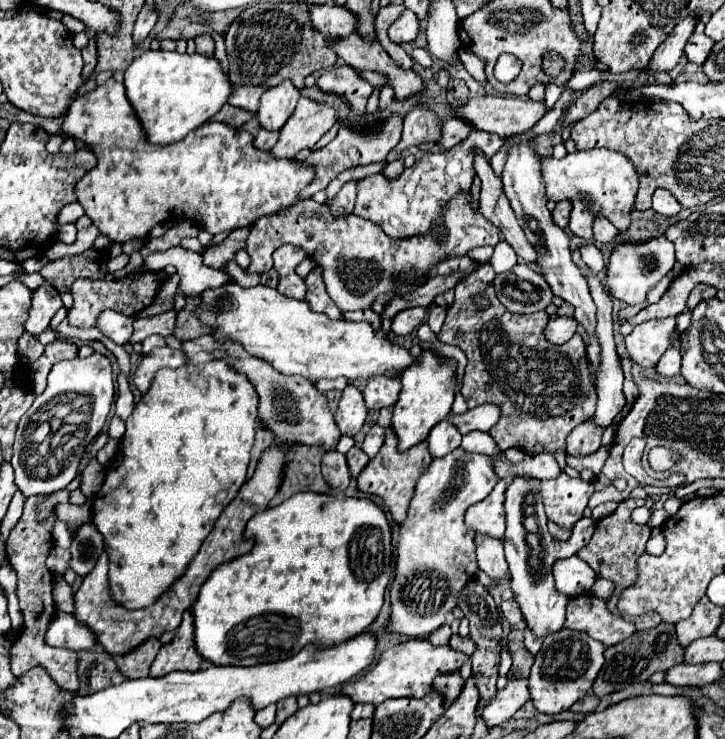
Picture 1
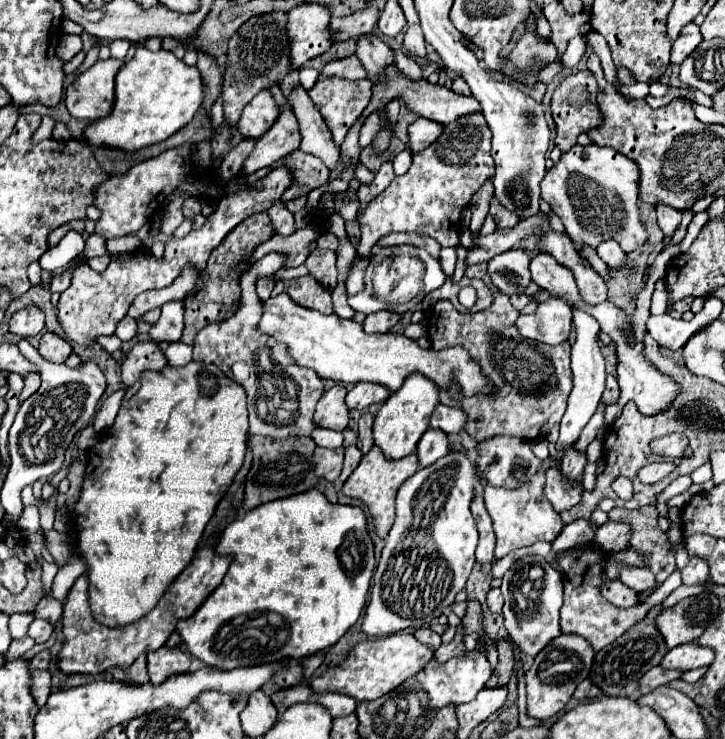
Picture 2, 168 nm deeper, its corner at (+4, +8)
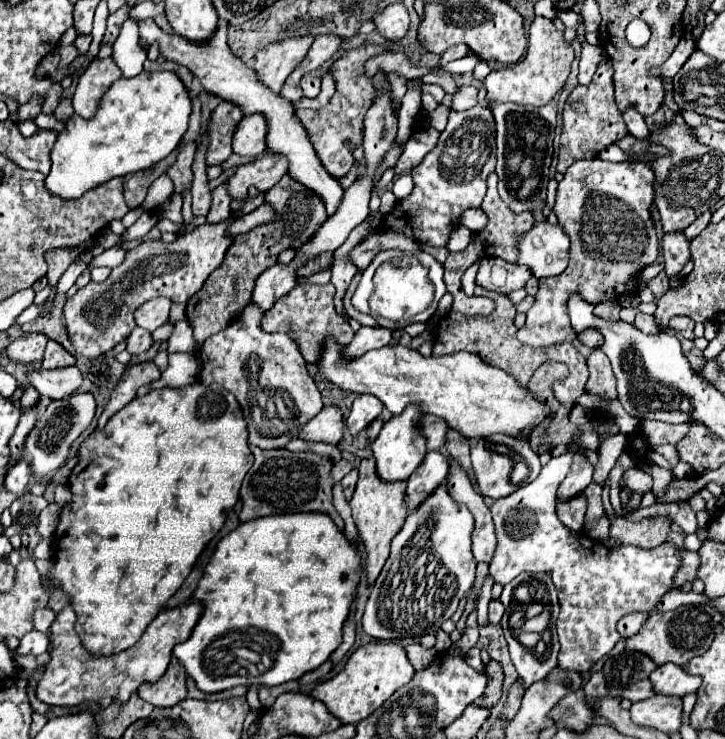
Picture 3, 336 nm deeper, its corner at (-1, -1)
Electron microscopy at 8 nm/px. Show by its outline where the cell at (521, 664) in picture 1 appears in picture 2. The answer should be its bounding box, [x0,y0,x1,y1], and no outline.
[487,640,513,688]

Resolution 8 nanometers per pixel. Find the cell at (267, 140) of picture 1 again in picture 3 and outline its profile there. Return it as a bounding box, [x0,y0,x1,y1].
[208,181,232,223]

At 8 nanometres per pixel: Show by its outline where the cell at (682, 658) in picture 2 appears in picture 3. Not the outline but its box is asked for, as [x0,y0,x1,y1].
[650,663,702,697]

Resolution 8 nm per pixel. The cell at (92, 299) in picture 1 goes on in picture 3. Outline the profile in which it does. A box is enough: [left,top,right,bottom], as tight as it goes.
[64,215,236,359]

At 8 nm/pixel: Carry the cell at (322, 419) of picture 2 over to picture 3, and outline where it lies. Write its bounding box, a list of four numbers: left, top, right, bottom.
[302,405,344,443]

